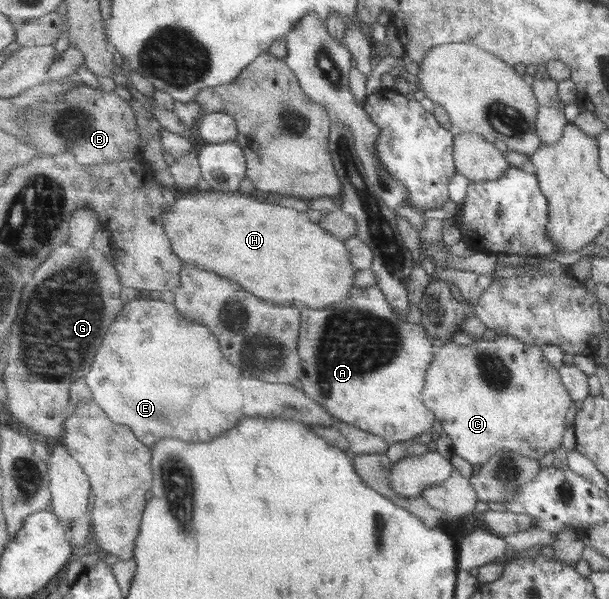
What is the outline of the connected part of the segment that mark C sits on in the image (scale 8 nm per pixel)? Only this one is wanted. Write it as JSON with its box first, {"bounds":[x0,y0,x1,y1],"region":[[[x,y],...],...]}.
{"bounds":[423,335,573,466],"region":[[[498,335],[495,340],[477,340],[463,345],[450,341],[437,349],[430,364],[423,390],[424,403],[433,410],[443,431],[452,441],[453,452],[470,465],[483,466],[499,450],[511,450],[529,458],[543,458],[545,454],[562,448],[566,435],[565,416],[573,400],[563,384],[559,369],[554,368],[540,346],[521,342],[519,338]]]}

